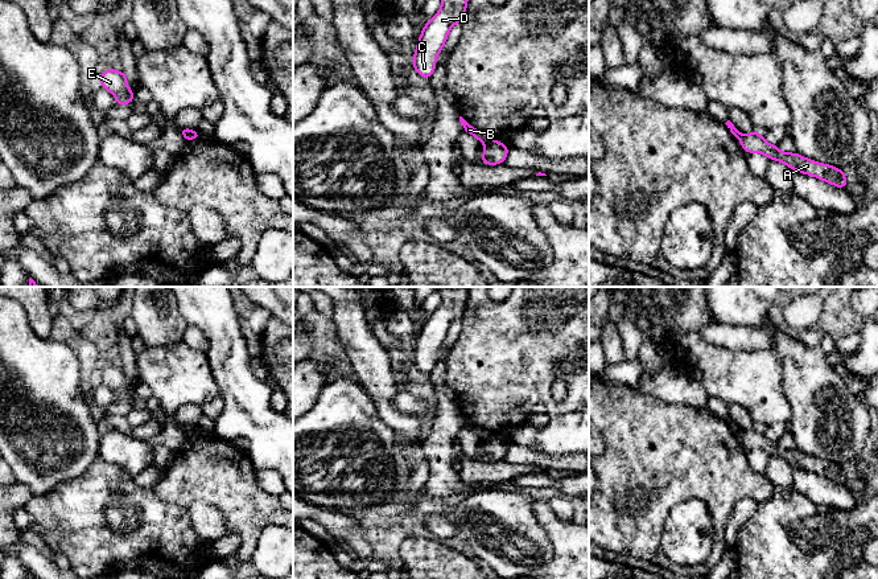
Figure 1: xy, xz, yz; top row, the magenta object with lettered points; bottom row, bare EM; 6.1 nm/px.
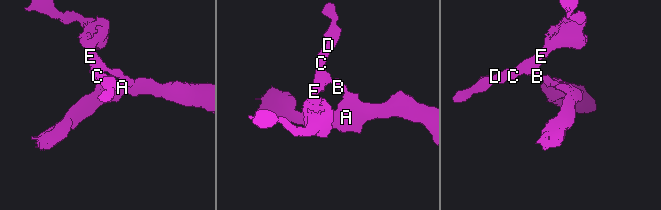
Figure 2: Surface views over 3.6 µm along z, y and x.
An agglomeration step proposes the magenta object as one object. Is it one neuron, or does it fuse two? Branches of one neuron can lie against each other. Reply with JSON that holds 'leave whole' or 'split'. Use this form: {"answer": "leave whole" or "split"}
{"answer": "split"}

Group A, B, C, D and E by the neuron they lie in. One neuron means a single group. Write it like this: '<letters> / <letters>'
A / B C D E

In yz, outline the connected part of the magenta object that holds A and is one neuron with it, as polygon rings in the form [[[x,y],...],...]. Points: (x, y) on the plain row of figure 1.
[[[757,427],[747,431],[741,431],[739,436],[742,445],[746,449],[760,448],[770,456],[782,457],[792,467],[797,467],[808,472],[815,472],[819,476],[827,477],[841,485],[845,485],[848,481],[844,467],[840,467],[838,464],[829,460],[821,460],[819,457],[805,455],[796,448],[784,449],[778,444],[778,442],[767,439],[763,431]]]

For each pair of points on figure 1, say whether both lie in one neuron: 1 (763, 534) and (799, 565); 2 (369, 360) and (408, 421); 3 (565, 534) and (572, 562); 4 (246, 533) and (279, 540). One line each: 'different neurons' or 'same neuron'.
1: same neuron
2: same neuron
3: same neuron
4: different neurons

